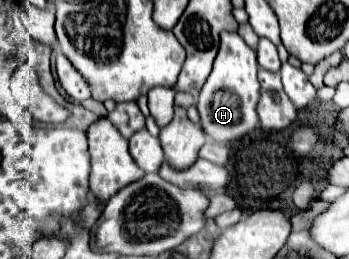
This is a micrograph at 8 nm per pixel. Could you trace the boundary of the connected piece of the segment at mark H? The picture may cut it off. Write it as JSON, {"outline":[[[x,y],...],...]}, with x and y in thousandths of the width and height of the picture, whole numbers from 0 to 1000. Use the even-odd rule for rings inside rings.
{"outline":[[[656,120],[633,127],[633,174],[610,243],[610,274],[593,297],[564,390],[576,498],[616,552],[645,552],[645,560],[702,529],[742,475],[731,421],[742,398],[742,367],[748,367],[748,336],[736,313],[731,197],[685,143],[685,127],[656,127]]]}

